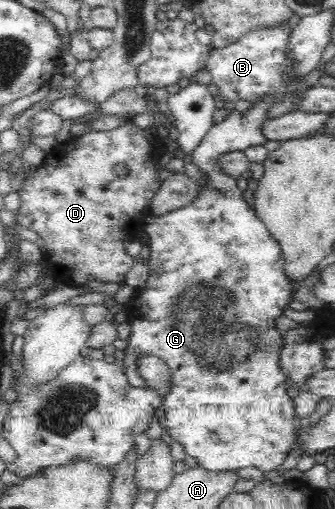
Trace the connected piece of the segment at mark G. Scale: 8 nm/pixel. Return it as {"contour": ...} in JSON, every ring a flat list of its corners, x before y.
{"contour":[[269,94,266,97,253,101,250,108,245,112,231,109,226,119,219,124,214,124,203,137,203,140,195,148,195,152,191,154,191,157,193,157,193,163,203,171,205,179,209,181,209,184,207,184,209,188,197,184,201,189,200,195,192,203,168,212,159,218,151,214,147,216,145,231,147,231,151,240,148,266,151,274,148,276,147,286,139,289,139,292,127,303,125,320,131,325,132,335,128,339,128,347,124,350,126,357,124,358,123,370,129,379,129,383,137,388,145,388,147,386,147,379,139,375,139,360,143,356,156,356,166,364,170,387,160,398,160,405,156,409,161,426,163,429,171,432,173,440,179,441,185,447,187,456,193,456,199,461,201,468,211,470,212,472,219,472,219,470,239,471,248,467,254,467,261,470,266,476,275,474,275,471,284,464,289,452,294,448,292,445,296,444,296,440,298,440,306,423,306,419,302,419,297,415,293,400,286,393,288,389,287,380,280,367,282,338,273,322,275,317,281,315,281,309,287,308,289,302,291,302,291,292,293,292,294,287,293,282,289,280,284,271,285,257,283,256,281,245,271,235,266,225,258,219,254,209,248,207,247,202,243,199,243,195,241,195,242,192,237,187,236,180,223,174,216,165,217,156,220,154,244,151,248,146,261,145,267,141,264,136,261,136,259,125,267,119,267,115,271,112,271,107,275,104,275,100,277,100,277,97,274,94]]}

